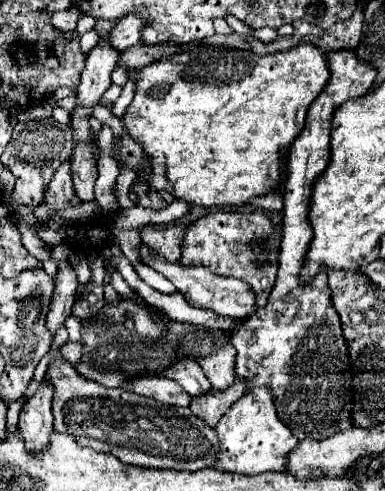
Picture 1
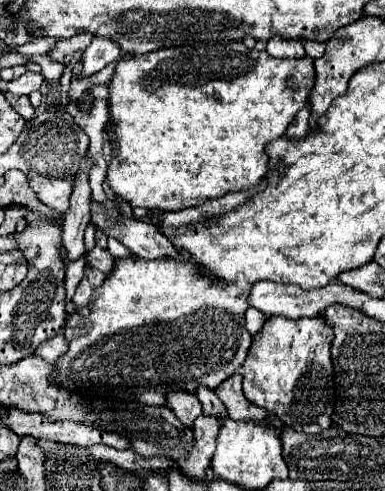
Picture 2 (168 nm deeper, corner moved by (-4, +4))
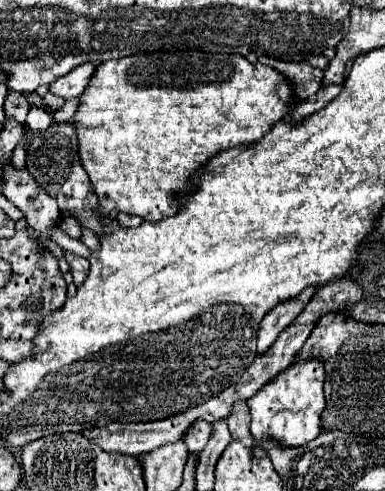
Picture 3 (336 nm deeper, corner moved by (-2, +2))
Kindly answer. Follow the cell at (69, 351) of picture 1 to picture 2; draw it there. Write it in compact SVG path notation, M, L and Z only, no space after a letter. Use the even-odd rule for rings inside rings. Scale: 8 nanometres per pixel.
M62 332L56 334L52 340L48 340L44 346L40 346L40 350L36 350L36 354L44 356L52 364L58 362L66 352L68 352L68 342L66 342L66 336Z

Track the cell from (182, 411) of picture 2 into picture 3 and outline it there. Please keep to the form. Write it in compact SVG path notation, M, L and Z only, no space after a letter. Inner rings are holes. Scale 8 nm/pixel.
M198 422L198 424L194 424L194 428L190 428L190 432L186 432L186 436L182 440L186 442L186 446L190 448L192 454L200 454L204 450L204 446L208 444L212 430L214 430L212 424Z

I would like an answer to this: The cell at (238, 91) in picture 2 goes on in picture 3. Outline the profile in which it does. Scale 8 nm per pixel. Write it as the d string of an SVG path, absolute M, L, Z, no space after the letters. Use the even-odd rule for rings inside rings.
M188 50L134 54L102 62L82 92L72 120L78 136L80 164L88 172L98 196L100 216L116 210L156 222L174 214L178 194L188 192L192 172L202 168L220 150L254 142L270 132L272 124L288 114L290 102L292 84L280 72L260 62L250 64L238 54Z

